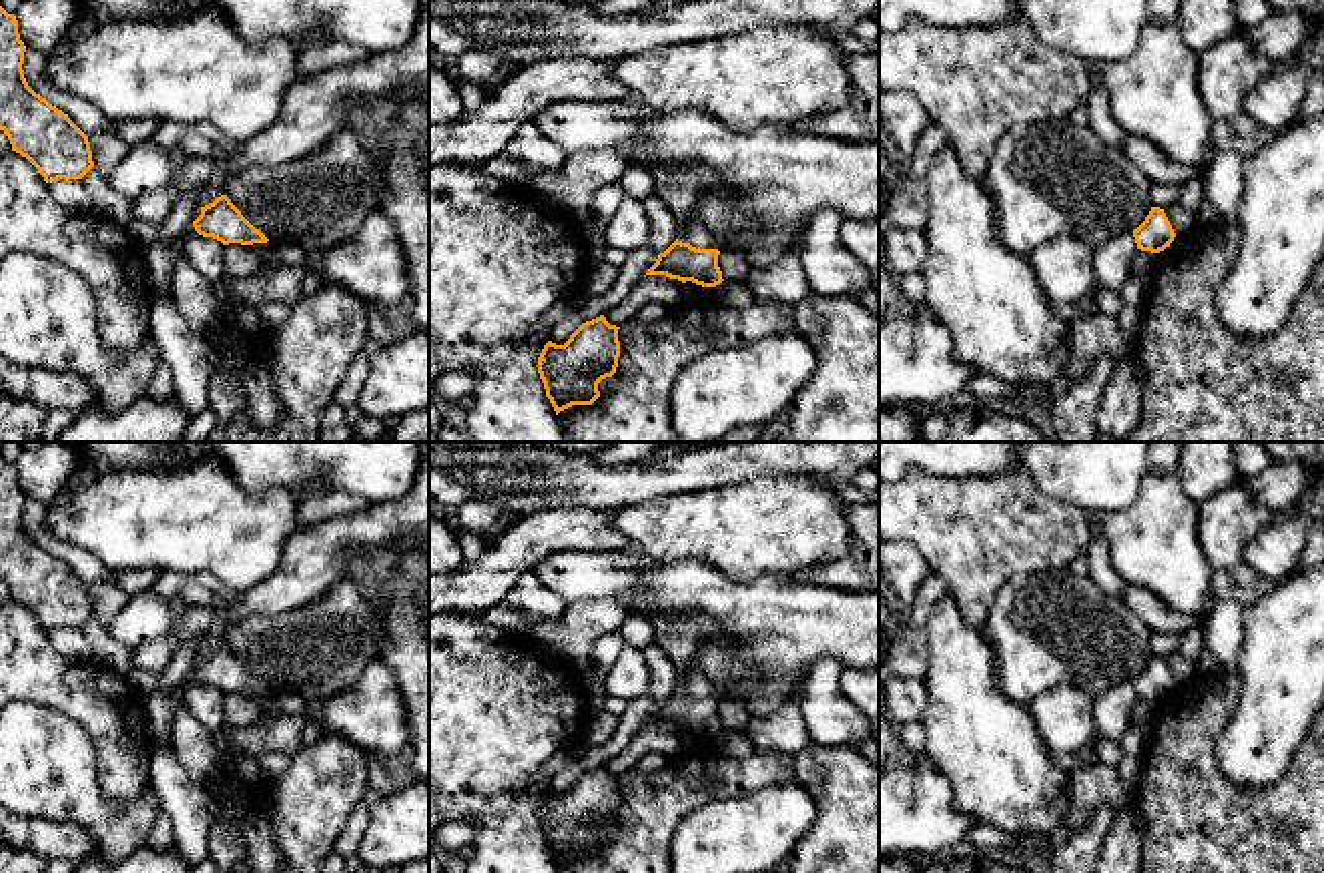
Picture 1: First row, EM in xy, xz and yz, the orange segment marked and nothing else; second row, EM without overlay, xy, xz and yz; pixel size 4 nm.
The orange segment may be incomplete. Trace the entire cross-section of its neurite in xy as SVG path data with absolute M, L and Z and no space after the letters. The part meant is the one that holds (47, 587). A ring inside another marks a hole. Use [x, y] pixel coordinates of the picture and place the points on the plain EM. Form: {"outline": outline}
{"outline": "M0 456L0 580L46 632L82 628L92 616L88 586L24 528L18 470Z"}

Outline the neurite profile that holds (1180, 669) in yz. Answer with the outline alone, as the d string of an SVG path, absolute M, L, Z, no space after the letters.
M1180 652L1164 656L1164 662L1176 684L1184 684L1198 672L1196 662L1184 658Z

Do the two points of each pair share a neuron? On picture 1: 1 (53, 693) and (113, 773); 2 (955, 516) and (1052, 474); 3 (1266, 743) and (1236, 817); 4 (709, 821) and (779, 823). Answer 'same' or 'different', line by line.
1: same
2: different
3: different
4: same

